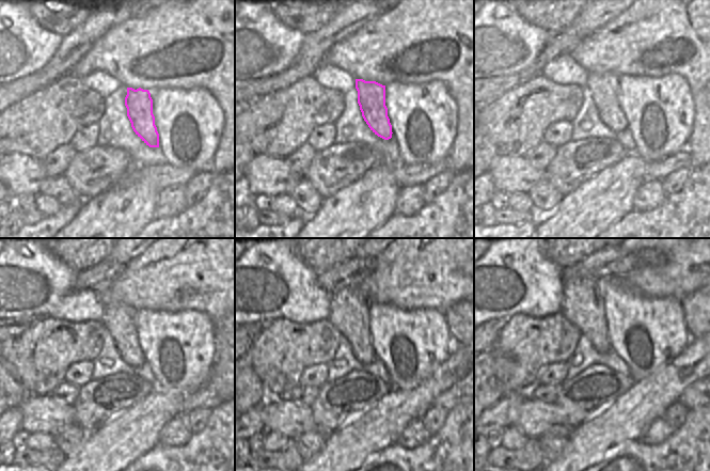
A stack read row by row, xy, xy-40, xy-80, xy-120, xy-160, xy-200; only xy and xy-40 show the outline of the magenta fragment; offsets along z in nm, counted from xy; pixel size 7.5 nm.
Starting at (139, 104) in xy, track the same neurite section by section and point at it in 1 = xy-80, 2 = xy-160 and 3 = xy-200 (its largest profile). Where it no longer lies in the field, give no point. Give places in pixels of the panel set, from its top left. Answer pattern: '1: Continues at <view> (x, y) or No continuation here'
1: Continues at xy-80 (604, 88)
2: Continues at xy-160 (348, 308)
3: Continues at xy-200 (582, 305)

